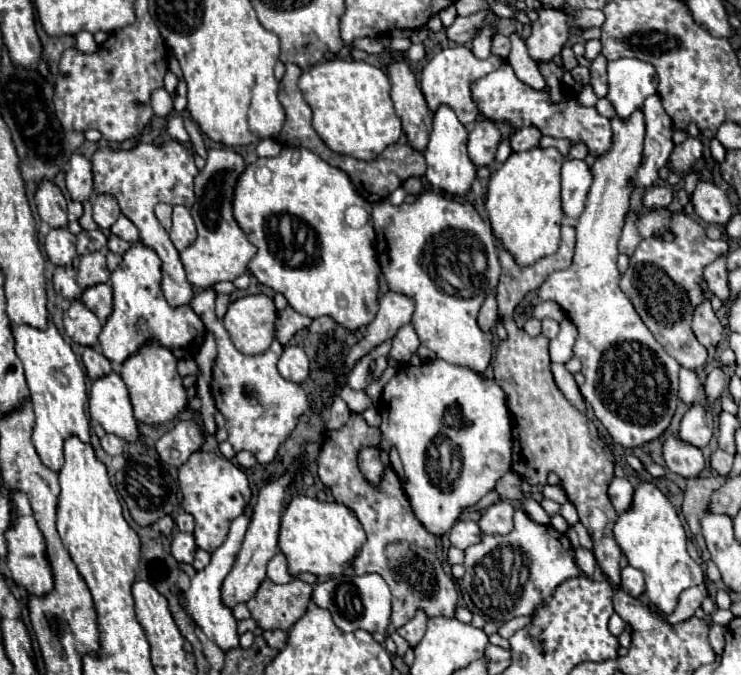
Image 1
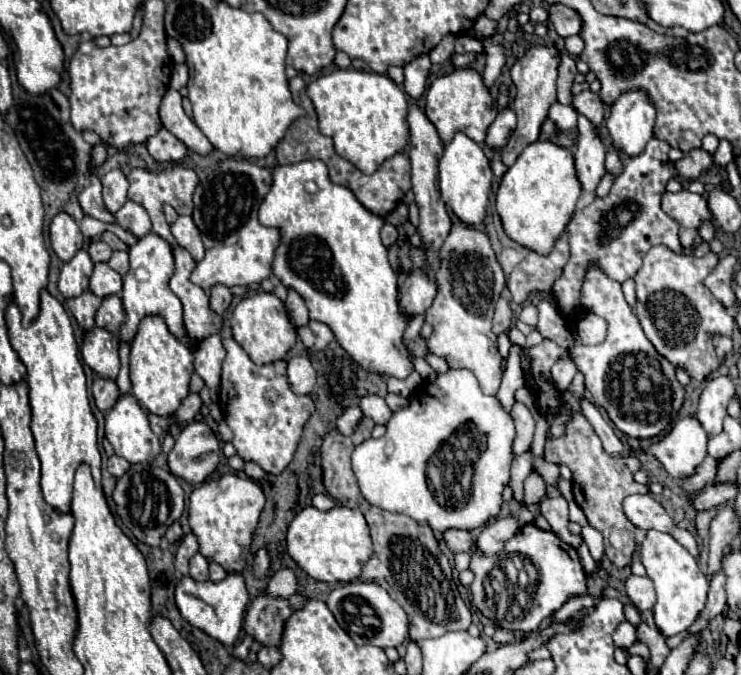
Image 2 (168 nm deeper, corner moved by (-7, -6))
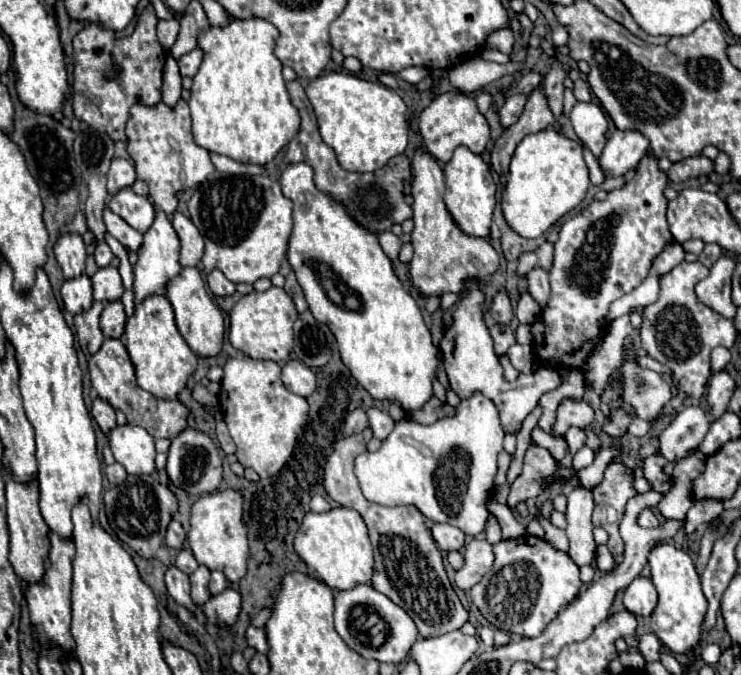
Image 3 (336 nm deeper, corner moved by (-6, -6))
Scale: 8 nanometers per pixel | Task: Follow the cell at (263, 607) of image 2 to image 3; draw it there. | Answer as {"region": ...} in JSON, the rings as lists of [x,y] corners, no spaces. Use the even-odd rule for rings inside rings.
{"region":[[[249,627],[247,629],[247,645],[253,647],[253,649],[257,649],[259,653],[267,653],[269,651],[265,631],[263,629],[257,629],[257,627]]]}

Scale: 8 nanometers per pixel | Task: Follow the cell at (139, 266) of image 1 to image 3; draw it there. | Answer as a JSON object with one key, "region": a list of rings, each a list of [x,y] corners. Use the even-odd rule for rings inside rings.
{"region":[[[157,211],[153,225],[149,227],[149,231],[143,237],[143,245],[141,245],[141,253],[139,253],[139,261],[133,267],[135,273],[135,283],[133,283],[133,291],[135,291],[135,301],[141,303],[145,297],[157,293],[163,295],[165,293],[165,285],[169,283],[171,277],[177,277],[177,273],[181,273],[181,265],[179,265],[179,237],[167,217],[167,213]]]}

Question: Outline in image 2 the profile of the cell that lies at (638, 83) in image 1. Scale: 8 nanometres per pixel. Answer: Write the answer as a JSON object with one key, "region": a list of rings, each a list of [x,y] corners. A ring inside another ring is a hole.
{"region":[[[644,89],[624,91],[610,107],[606,127],[614,141],[614,149],[622,149],[630,157],[638,155],[654,135],[656,107]]]}

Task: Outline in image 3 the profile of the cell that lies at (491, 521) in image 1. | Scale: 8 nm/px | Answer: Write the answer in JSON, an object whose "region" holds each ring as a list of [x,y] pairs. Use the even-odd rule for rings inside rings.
{"region":[[[473,539],[465,547],[465,565],[455,573],[455,585],[463,591],[469,591],[489,573],[493,565],[493,547],[485,539]]]}

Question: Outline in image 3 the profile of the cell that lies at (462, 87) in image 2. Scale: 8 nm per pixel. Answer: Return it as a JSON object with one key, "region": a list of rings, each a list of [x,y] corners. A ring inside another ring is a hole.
{"region":[[[441,93],[419,117],[419,135],[427,153],[439,163],[447,163],[453,157],[457,147],[467,147],[471,153],[481,155],[489,141],[489,125],[485,117],[477,111],[477,105],[471,97],[463,93]]]}

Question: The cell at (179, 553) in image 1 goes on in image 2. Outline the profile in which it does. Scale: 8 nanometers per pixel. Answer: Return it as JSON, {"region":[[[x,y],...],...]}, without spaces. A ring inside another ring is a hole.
{"region":[[[196,553],[190,559],[190,577],[196,581],[206,581],[208,579],[208,561],[202,553]]]}

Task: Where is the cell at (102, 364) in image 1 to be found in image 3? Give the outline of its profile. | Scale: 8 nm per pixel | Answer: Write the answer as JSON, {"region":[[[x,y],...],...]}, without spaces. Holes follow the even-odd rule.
{"region":[[[95,399],[95,401],[93,401],[91,415],[93,415],[93,419],[95,419],[97,425],[99,425],[99,429],[101,429],[105,435],[115,427],[115,411],[113,411],[113,407],[111,407],[107,401],[103,401],[103,399]]]}

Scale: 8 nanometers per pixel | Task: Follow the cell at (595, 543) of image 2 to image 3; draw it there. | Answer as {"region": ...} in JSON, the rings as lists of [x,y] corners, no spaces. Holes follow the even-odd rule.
{"region":[[[605,545],[597,547],[597,567],[599,571],[611,571],[615,567],[615,559]]]}

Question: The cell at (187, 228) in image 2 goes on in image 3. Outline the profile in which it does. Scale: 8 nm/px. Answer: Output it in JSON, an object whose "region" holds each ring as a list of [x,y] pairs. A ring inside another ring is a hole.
{"region":[[[173,213],[173,227],[181,239],[181,267],[197,267],[203,257],[203,239],[189,217]]]}

